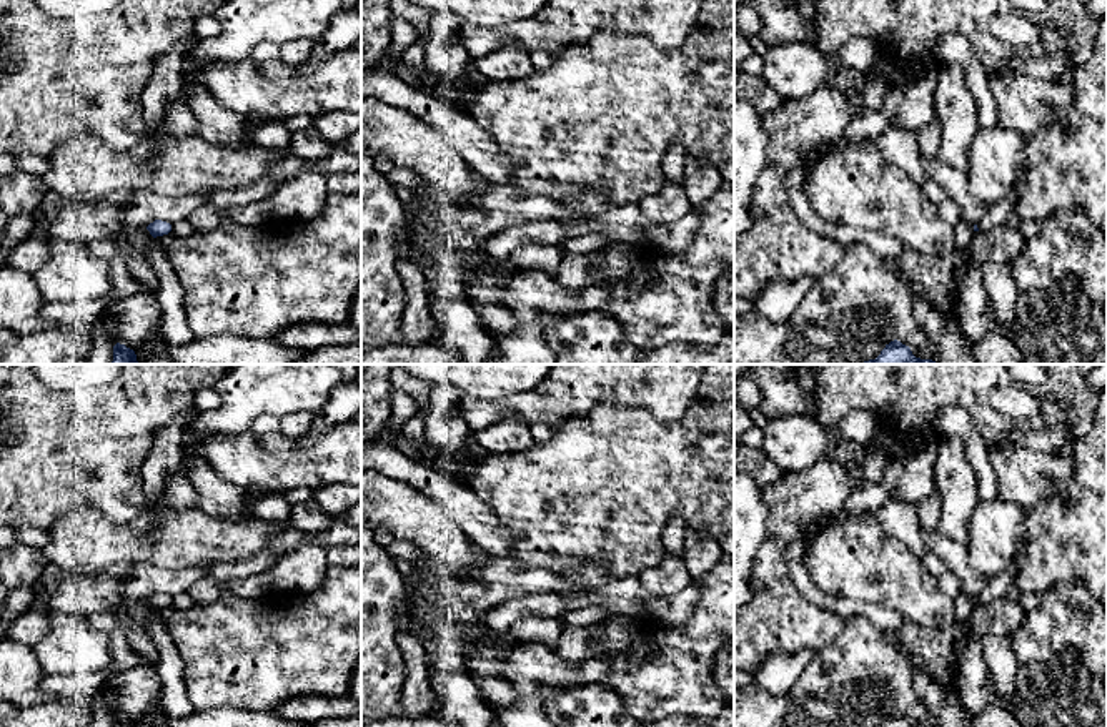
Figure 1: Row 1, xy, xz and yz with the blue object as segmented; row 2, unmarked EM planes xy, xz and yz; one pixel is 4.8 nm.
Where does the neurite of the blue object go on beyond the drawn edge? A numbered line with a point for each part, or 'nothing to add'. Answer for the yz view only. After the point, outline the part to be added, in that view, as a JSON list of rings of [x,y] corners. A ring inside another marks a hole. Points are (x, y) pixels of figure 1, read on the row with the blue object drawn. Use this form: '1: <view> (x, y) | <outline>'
nothing to add

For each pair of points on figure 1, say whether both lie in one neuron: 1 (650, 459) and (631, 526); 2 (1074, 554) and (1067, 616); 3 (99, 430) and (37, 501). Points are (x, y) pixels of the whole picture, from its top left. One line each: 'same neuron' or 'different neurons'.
1: same neuron
2: different neurons
3: same neuron

